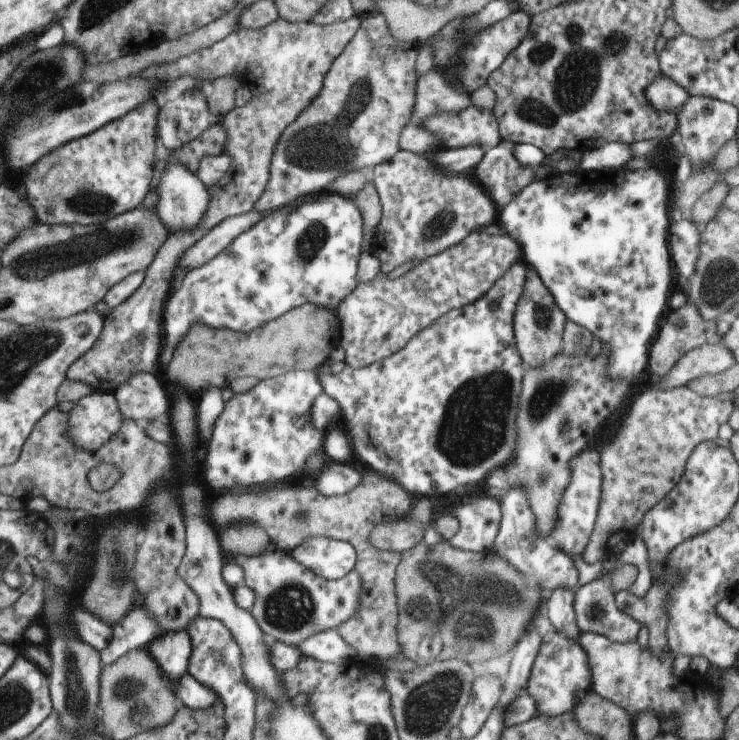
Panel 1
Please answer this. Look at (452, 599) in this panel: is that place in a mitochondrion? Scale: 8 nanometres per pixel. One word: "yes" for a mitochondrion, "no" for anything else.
yes

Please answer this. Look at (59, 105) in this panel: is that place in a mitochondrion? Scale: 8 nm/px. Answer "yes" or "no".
yes

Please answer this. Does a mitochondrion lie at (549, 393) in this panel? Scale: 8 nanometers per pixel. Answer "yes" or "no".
yes

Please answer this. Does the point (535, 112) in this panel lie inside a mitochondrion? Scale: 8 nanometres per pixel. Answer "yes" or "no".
yes

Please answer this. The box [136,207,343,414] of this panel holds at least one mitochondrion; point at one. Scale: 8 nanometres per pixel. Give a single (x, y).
(311, 239)

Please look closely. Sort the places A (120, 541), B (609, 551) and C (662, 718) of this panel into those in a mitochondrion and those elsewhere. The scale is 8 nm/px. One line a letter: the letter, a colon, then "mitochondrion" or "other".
A: mitochondrion
B: other
C: other

